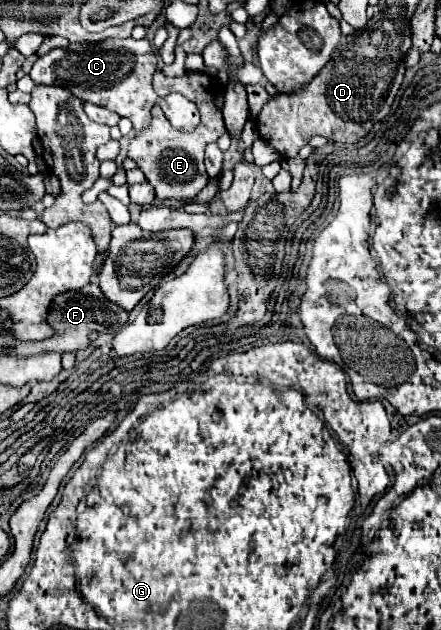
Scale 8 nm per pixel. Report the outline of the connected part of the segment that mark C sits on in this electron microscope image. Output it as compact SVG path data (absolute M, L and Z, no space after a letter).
M106 39L100 43L70 43L66 49L52 49L36 61L30 79L36 85L68 87L78 99L102 105L120 117L128 117L134 131L144 131L150 125L150 111L158 105L160 97L152 89L152 75L156 73L156 53L148 39Z

